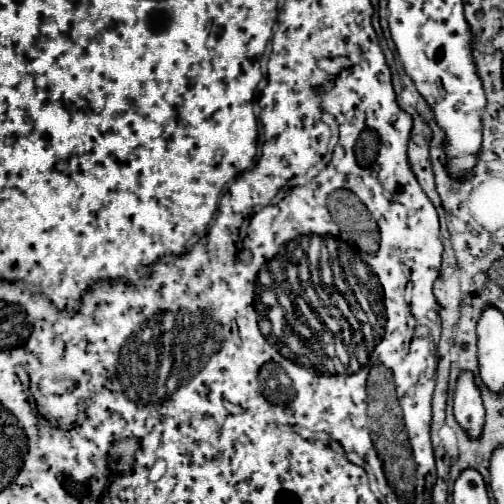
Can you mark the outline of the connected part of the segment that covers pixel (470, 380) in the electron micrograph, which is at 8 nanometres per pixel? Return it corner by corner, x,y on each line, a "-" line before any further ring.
460,373
454,395
454,417
470,439
480,439
484,427
484,405
472,373

